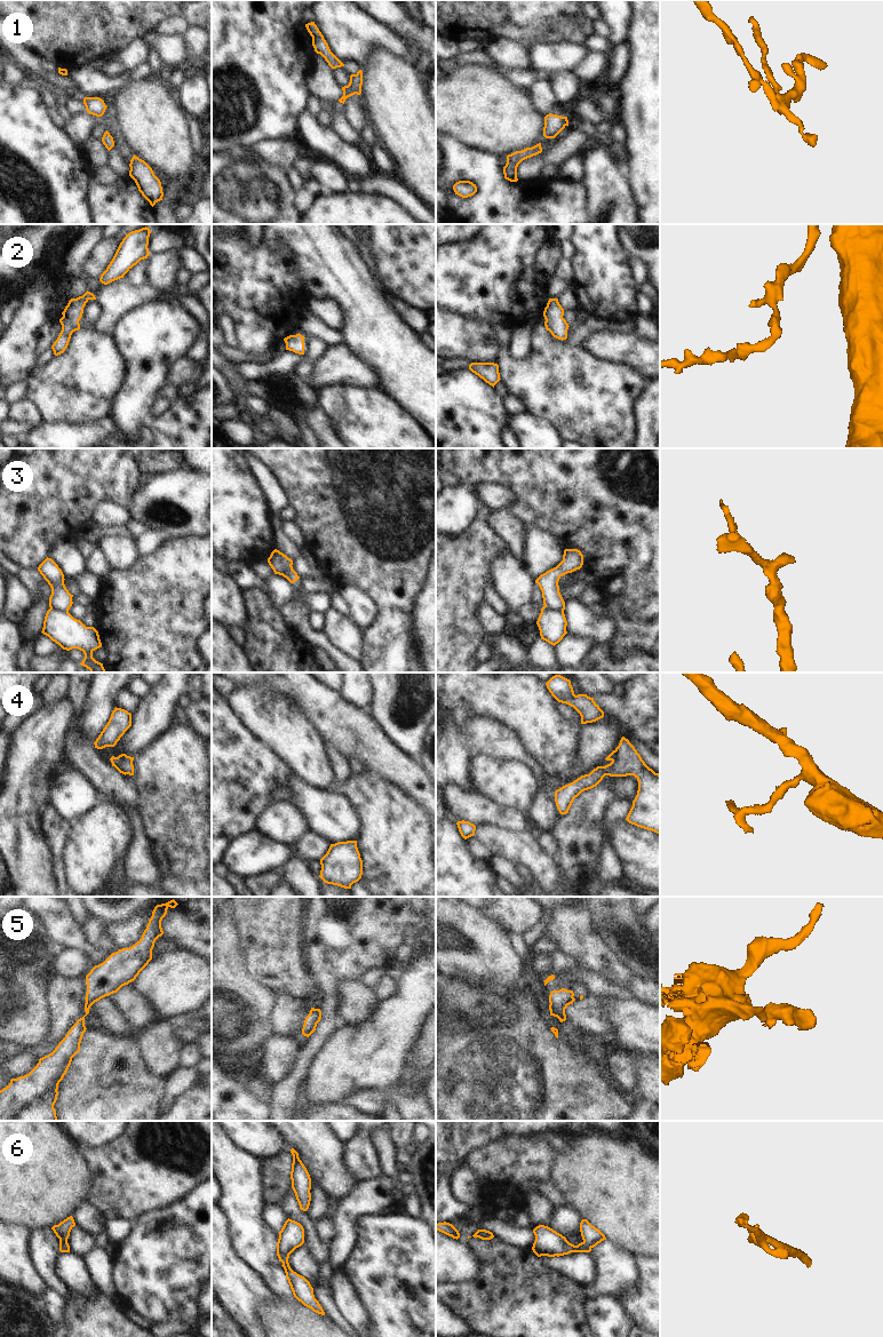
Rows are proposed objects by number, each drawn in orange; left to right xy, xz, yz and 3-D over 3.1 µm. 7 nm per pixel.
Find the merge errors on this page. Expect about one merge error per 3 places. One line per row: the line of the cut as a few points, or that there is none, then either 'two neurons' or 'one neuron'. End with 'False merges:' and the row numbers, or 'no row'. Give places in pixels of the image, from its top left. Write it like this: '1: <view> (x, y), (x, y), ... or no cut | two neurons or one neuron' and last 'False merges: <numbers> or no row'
1: no cut | one neuron
2: no cut | one neuron
3: yz (545, 605), (563, 612) | two neurons
4: no cut | one neuron
5: no cut | one neuron
6: no cut | one neuron
False merges: 3

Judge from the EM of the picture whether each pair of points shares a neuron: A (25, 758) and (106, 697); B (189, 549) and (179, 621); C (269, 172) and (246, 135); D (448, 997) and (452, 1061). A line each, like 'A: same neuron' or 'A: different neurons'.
A: different neurons
B: same neuron
C: different neurons
D: different neurons

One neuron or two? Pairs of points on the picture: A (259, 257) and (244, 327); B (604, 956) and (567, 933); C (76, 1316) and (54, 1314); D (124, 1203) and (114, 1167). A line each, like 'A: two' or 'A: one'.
A: one
B: one
C: two
D: one

